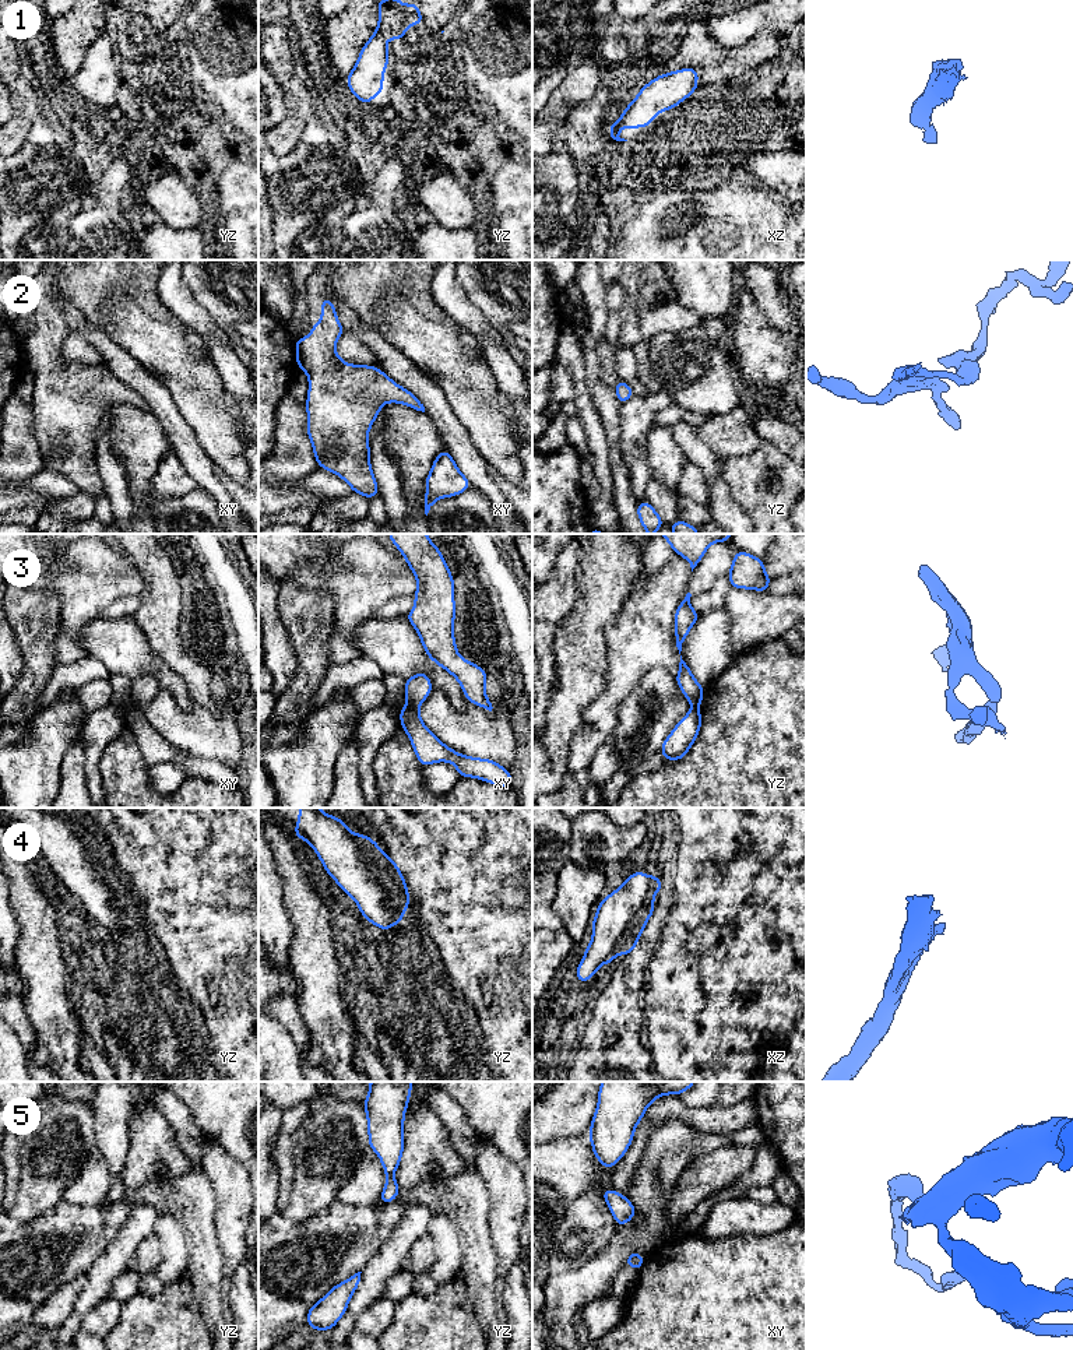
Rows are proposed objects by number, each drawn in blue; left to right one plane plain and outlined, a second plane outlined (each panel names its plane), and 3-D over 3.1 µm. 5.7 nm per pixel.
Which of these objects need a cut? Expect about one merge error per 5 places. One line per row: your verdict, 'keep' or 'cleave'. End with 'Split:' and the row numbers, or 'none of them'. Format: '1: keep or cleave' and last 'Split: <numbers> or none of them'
1: keep
2: keep
3: cleave
4: keep
5: keep
Split: 3

